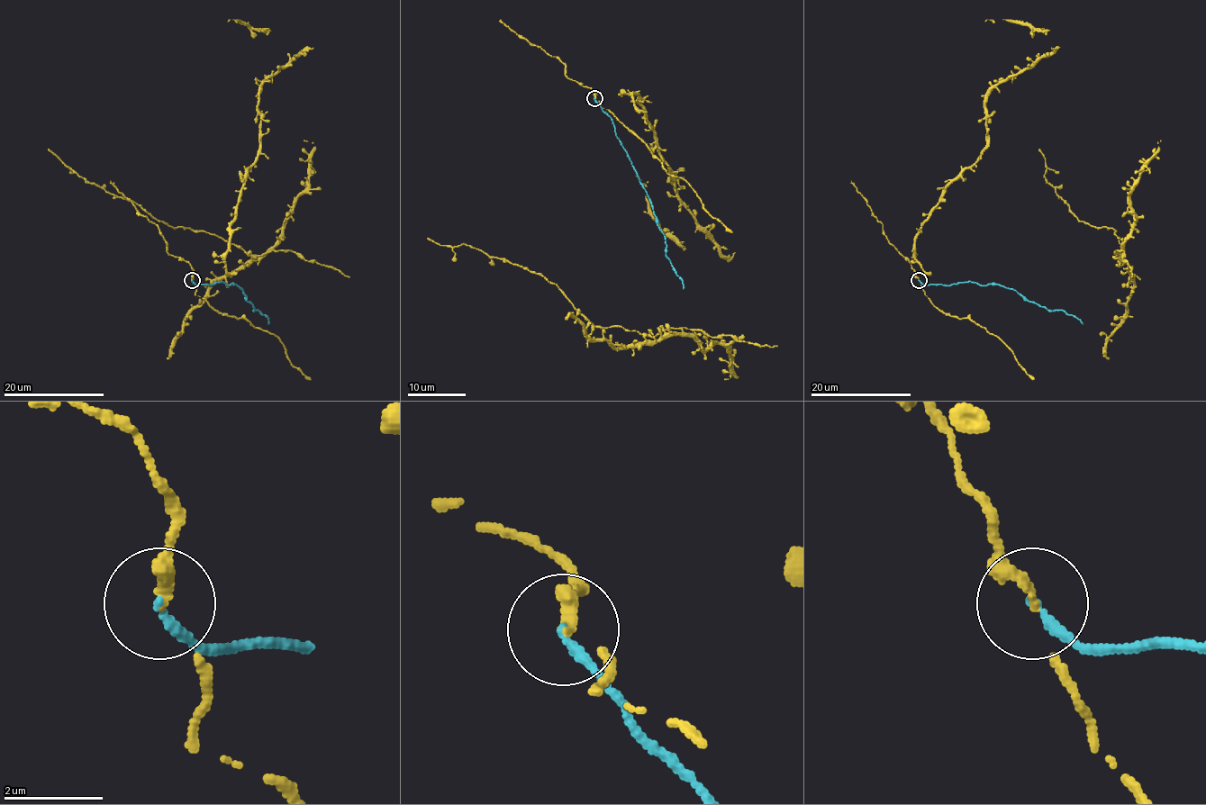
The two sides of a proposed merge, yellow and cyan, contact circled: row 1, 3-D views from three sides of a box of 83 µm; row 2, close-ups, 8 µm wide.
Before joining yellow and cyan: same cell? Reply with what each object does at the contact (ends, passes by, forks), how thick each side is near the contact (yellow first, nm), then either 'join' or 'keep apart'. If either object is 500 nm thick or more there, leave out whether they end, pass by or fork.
yellow passes by; cyan ends; calibres 170 and 190 nm; keep apart

